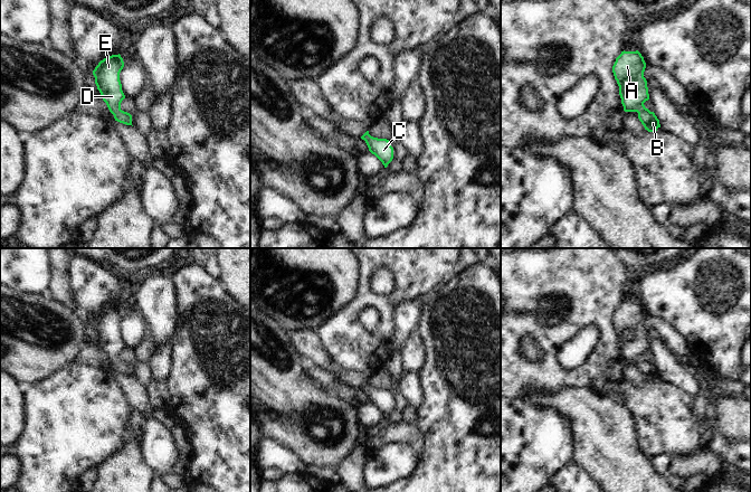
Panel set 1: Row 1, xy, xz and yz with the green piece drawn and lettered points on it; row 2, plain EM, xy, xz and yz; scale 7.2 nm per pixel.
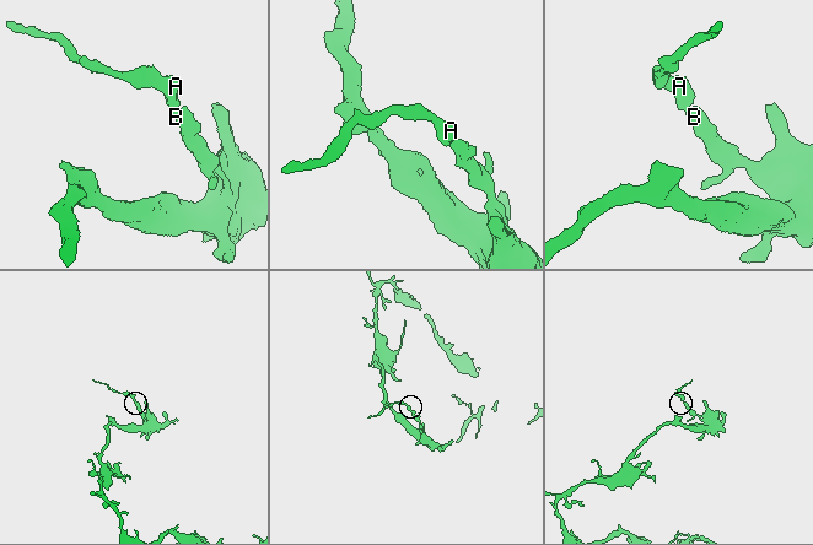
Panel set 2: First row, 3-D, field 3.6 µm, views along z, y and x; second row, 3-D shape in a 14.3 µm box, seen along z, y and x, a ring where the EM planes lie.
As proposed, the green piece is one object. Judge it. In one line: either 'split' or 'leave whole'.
leave whole

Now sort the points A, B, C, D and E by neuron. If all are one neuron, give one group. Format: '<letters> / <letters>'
A B C D E

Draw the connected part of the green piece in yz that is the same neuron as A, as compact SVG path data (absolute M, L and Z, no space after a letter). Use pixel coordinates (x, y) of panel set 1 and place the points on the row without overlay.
M621 302L621 304L616 309L612 316L612 323L617 334L619 337L619 346L621 349L621 354L625 362L637 362L638 369L644 376L645 380L648 382L655 382L660 378L659 370L654 362L650 362L645 358L644 353L649 350L647 331L644 328L644 322L646 319L646 313L641 304L636 302Z

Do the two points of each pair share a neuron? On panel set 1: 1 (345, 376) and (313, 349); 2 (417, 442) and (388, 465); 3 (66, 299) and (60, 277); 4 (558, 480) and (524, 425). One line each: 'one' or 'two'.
1: one
2: two
3: one
4: two

